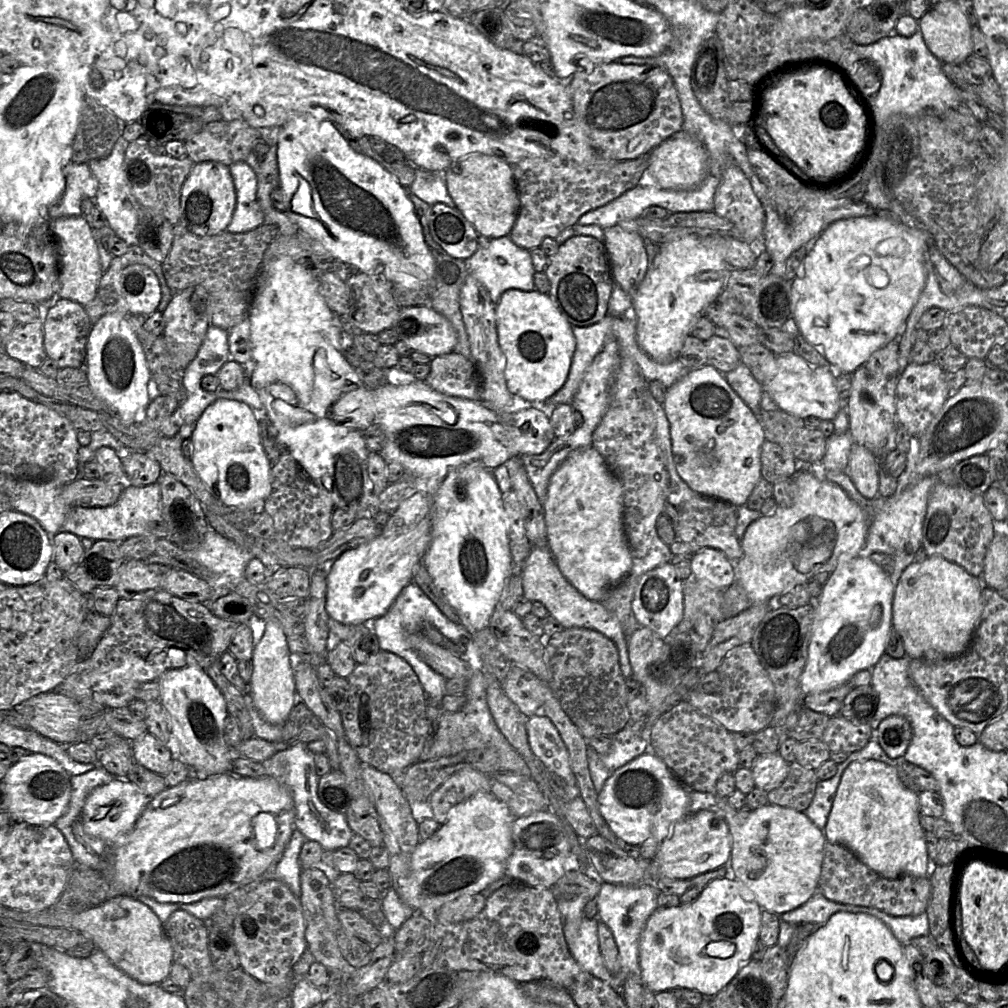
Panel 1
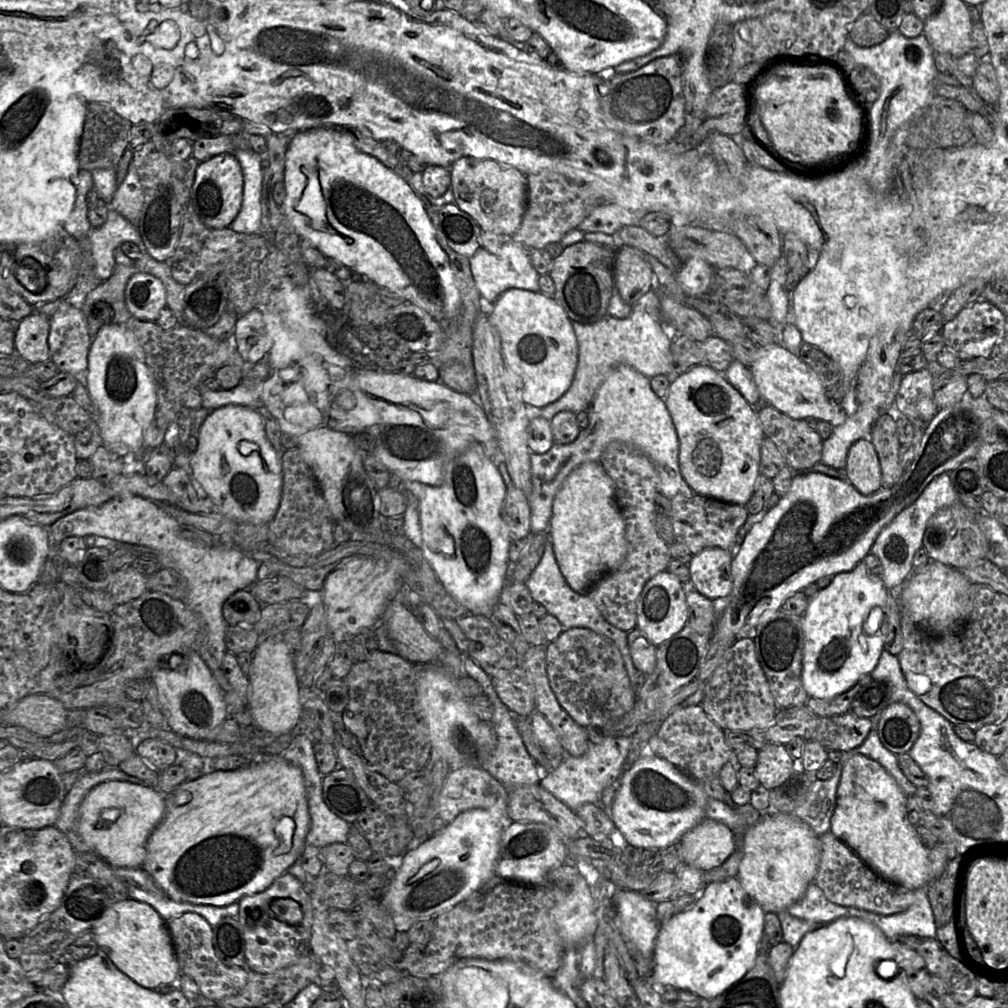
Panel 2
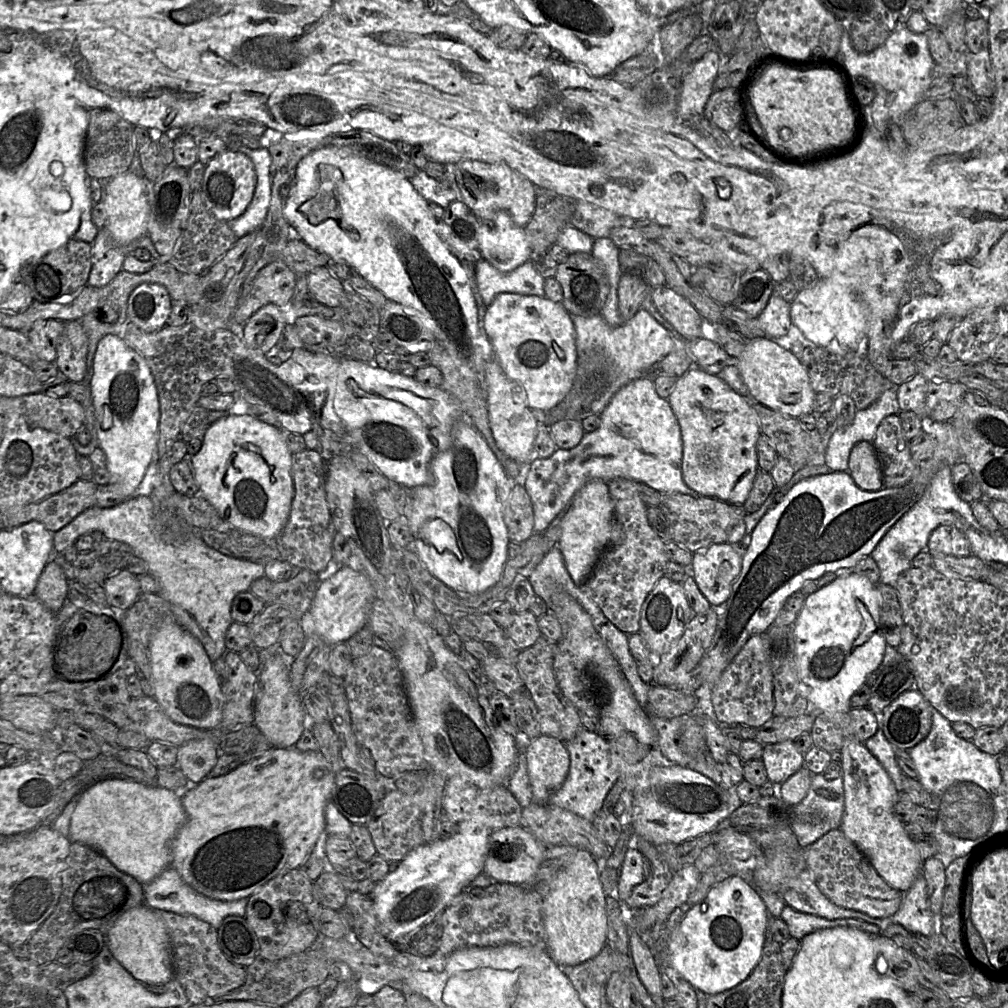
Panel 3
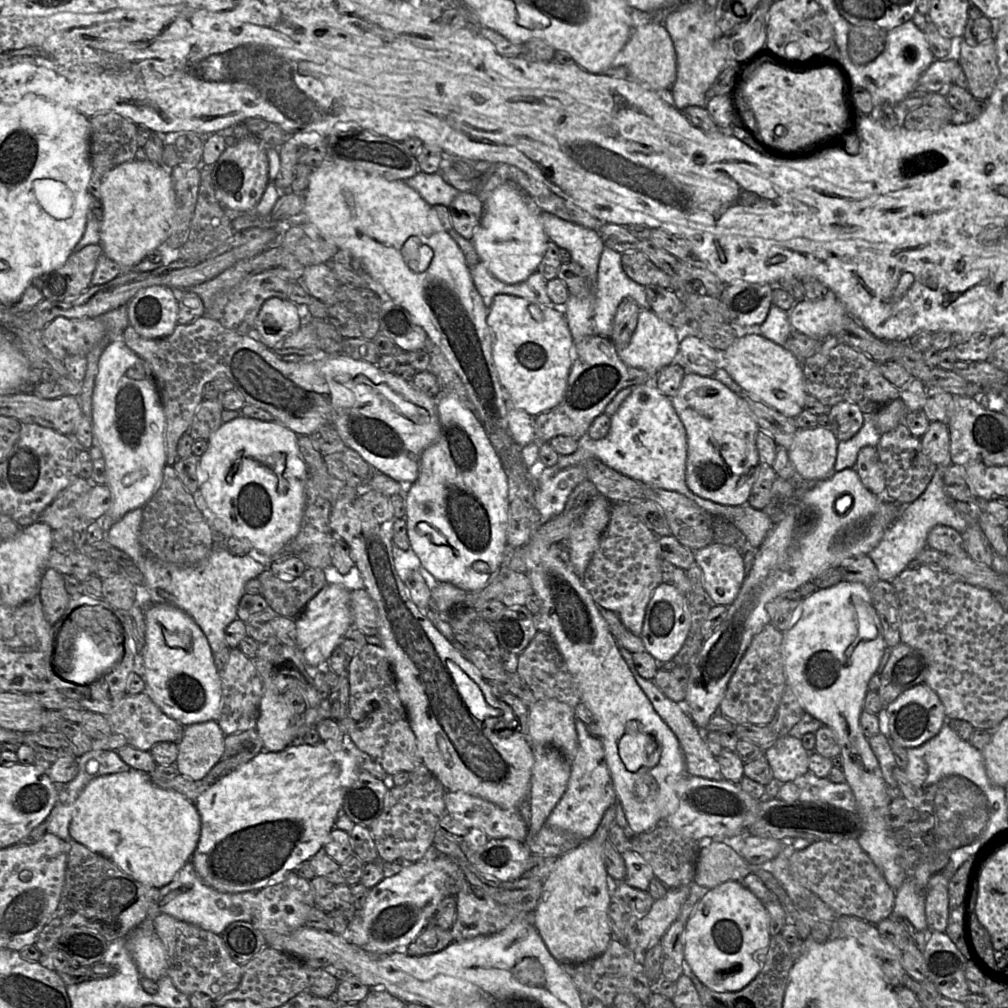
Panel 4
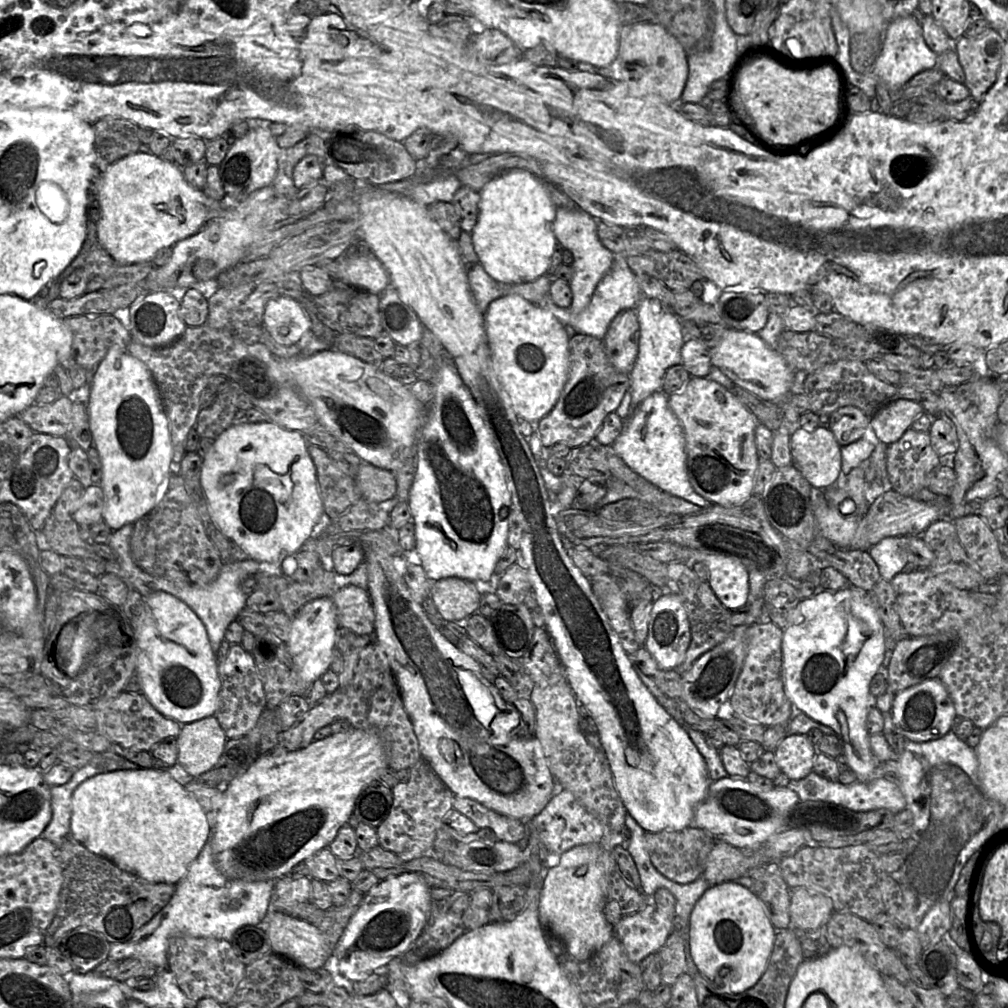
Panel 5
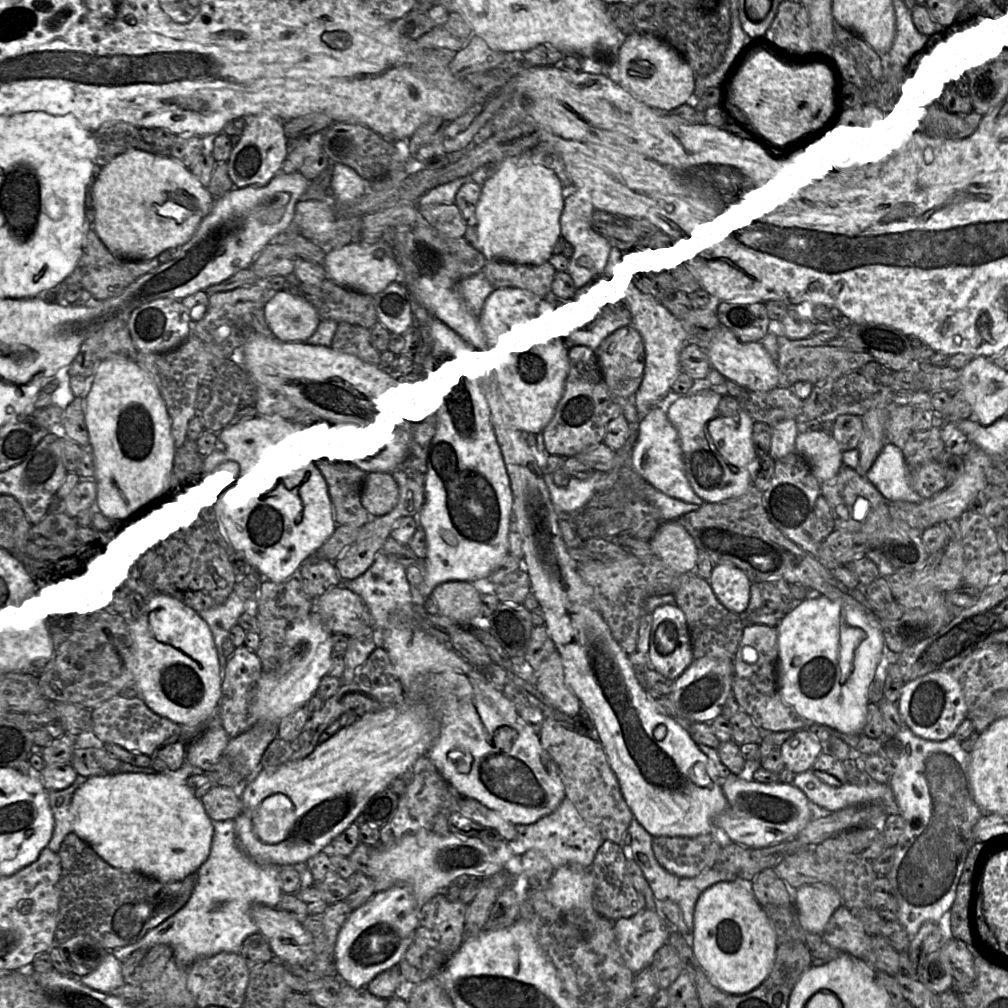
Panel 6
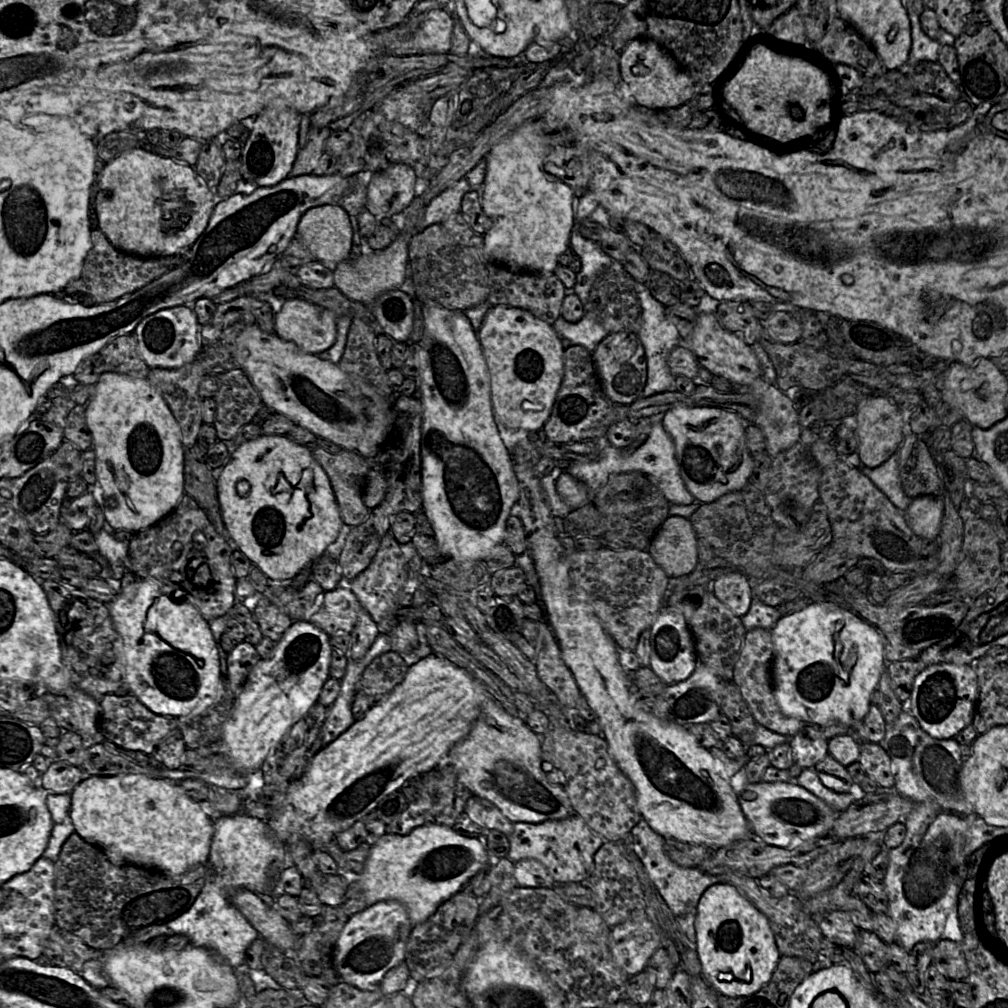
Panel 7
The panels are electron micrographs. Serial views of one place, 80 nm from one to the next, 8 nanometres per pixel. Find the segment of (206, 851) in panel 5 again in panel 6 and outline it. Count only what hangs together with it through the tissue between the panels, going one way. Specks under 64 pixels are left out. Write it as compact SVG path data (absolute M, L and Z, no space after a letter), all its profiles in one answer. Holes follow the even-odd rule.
M234 820L215 821L210 853L197 871L197 884L188 902L175 914L149 930L137 942L115 948L112 954L120 961L139 949L167 944L173 949L173 960L185 970L198 958L219 952L239 953L243 941L258 932L251 918L253 905L276 907L284 893L281 889L281 867L260 864L240 848Z

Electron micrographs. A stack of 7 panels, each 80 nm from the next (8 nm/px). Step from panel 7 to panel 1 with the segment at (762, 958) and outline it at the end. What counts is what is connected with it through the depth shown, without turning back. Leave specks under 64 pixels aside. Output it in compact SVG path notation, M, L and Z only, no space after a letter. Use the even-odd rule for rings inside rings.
M730 869L724 877L718 877L709 882L692 903L680 904L671 908L658 907L647 920L639 942L639 965L644 988L648 988L654 993L669 991L673 988L690 988L699 991L704 998L712 998L717 995L734 978L740 968L751 960L753 947L759 940L761 913L762 908L757 903L752 891L741 881L735 879Z

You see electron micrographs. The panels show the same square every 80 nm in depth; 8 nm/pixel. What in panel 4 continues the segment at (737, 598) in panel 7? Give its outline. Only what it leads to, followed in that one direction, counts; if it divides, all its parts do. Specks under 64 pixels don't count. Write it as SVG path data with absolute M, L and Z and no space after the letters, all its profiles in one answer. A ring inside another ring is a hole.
M720 542L696 550L695 563L703 574L703 587L717 605L728 607L746 577L744 559L736 547Z

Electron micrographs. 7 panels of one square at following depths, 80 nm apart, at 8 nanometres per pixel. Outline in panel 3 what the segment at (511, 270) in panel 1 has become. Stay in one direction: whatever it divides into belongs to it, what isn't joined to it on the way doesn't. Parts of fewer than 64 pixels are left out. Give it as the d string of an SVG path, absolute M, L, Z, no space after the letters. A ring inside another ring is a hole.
M482 257L475 262L474 267L476 285L487 308L500 293L545 296L544 278L531 261L508 273L498 271Z

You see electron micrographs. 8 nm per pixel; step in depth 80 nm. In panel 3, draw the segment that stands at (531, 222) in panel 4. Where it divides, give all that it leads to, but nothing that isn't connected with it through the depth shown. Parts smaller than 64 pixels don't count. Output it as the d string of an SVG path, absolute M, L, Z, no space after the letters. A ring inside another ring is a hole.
M501 210L492 219L480 221L478 241L481 257L500 272L511 272L531 260L532 249L524 227L516 226L507 211Z

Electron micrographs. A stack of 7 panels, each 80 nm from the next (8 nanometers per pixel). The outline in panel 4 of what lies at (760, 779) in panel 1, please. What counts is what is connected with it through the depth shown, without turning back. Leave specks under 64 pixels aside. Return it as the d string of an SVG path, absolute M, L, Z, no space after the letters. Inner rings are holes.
M791 735L780 737L763 752L773 778L782 783L794 781L809 771L810 753L804 748L801 738Z

